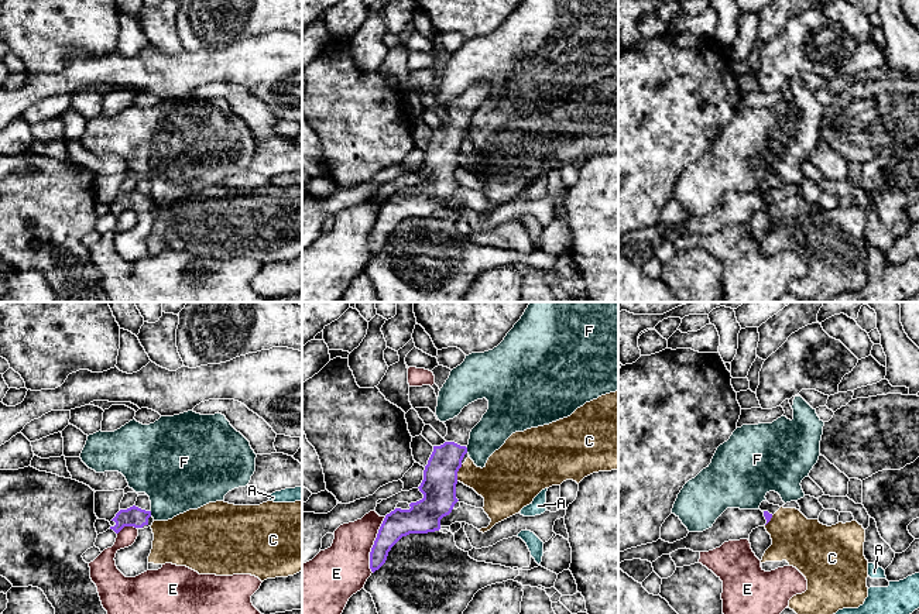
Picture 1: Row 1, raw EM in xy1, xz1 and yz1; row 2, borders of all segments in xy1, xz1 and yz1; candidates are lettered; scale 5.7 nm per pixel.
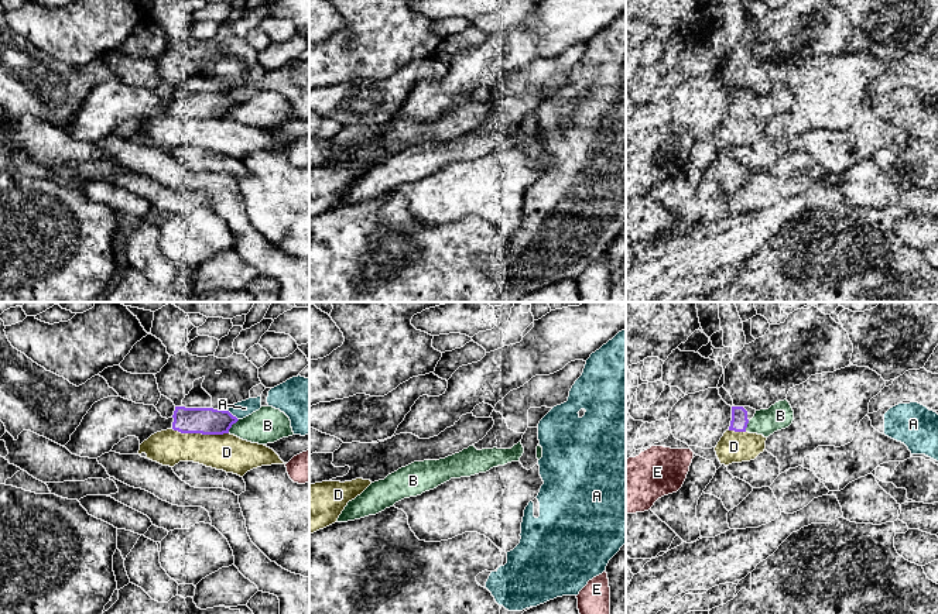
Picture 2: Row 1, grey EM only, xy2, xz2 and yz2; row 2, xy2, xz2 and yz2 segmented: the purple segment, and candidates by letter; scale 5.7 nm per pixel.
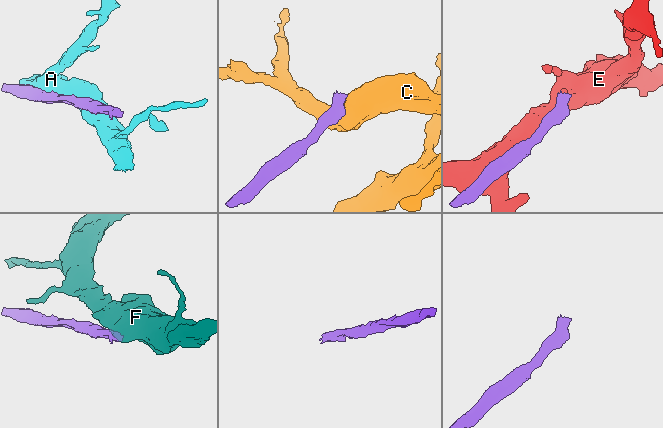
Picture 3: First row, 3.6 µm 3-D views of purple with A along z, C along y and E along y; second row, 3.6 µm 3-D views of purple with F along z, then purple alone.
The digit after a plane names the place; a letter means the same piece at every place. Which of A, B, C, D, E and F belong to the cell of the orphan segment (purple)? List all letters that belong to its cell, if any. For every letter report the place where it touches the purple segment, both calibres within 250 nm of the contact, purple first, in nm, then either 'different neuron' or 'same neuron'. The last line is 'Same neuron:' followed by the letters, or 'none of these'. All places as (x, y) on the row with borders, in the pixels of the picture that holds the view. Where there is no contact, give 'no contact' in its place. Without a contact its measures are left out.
A: meets purple in xy2 at (232, 415); 160 nm thick on the purple side, 90 nm on the other; different neuron
B: meets purple in xy2 at (232, 424); 160 nm thick on the purple side, 200 nm on the other; different neuron
C: meets purple in xz1 at (456, 473); 190 nm thick on the purple side, 240 nm on the other; different neuron
D: meets purple in xy2 at (201, 432); 160 nm thick on the purple side, 220 nm on the other; different neuron
E: meets purple in xz1 at (373, 545); 160 nm thick on the purple side, 300 nm on the other; different neuron
F: meets purple in xy1 at (150, 514); 120 nm thick on the purple side, 360 nm on the other; different neuron
Same neuron: none of these

